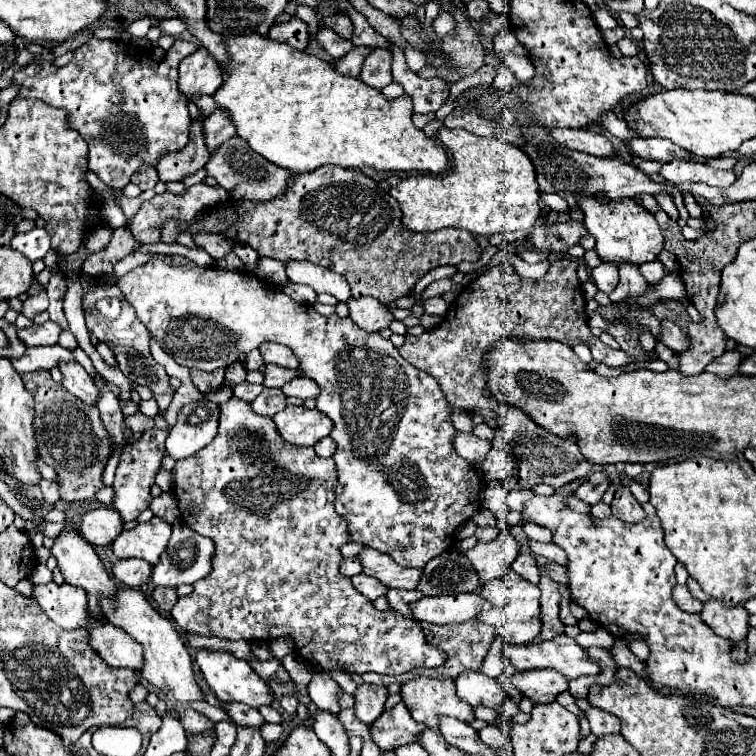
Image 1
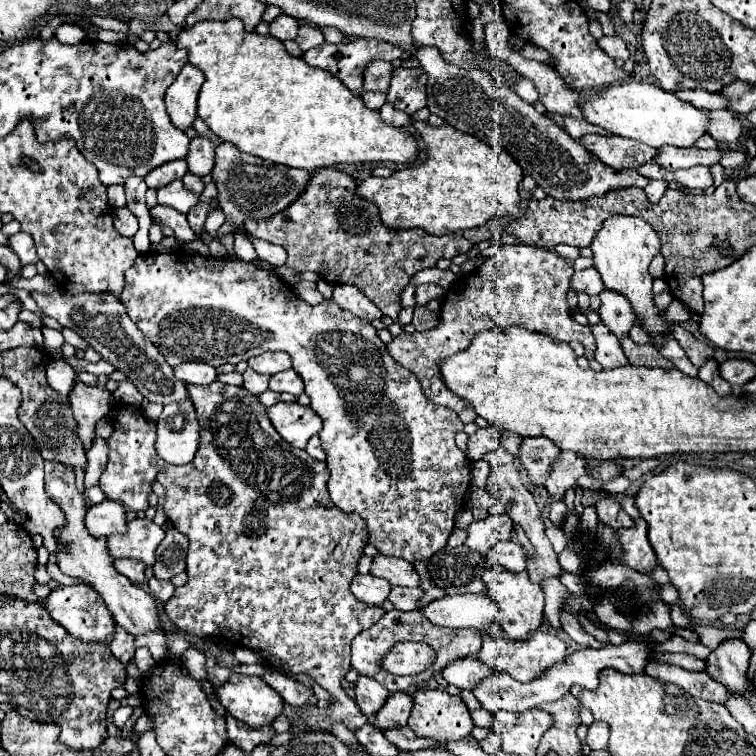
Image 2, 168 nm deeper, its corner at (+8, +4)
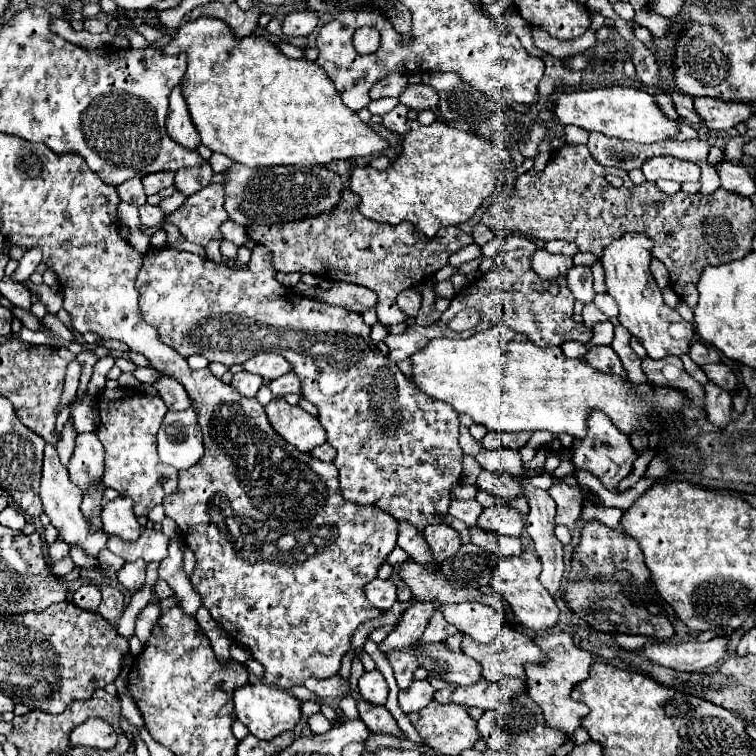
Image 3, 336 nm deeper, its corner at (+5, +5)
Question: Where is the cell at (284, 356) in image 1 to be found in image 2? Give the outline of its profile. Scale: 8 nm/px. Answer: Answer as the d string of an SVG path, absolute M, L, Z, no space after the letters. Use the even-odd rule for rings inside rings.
M264 351L258 357L248 359L248 365L256 371L256 373L264 373L264 375L274 375L280 371L286 371L292 367L290 355L282 353L282 351Z

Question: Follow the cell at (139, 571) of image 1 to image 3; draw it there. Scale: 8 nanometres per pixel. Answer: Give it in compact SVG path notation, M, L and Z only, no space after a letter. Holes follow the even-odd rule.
M135 560L125 564L119 572L117 572L117 580L127 588L127 590L139 590L145 584L145 562L143 560Z

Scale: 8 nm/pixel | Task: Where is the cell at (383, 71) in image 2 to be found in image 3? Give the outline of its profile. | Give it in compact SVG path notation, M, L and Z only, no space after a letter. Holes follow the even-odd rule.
M389 74L385 80L379 80L371 90L369 90L369 96L371 100L379 100L379 98L385 98L385 96L399 96L405 88L407 88L409 80L405 74Z

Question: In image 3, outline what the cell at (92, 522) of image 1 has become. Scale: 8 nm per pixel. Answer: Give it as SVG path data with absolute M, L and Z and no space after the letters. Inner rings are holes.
M127 496L107 502L101 510L101 520L107 534L115 534L127 542L135 542L141 534L141 526L133 514L133 502Z

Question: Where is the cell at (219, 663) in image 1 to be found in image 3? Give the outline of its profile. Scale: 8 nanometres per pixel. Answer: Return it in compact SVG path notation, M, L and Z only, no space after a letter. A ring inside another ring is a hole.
M247 684L247 686L237 688L233 694L233 702L235 702L237 718L259 740L273 740L279 734L293 730L297 722L301 720L301 702L293 694L283 692L279 688L265 686L265 684Z

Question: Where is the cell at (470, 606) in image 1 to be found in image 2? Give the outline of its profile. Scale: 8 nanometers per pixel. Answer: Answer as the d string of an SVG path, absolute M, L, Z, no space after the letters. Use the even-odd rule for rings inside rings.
M446 595L422 609L422 615L440 627L482 631L496 621L496 603L486 595Z

